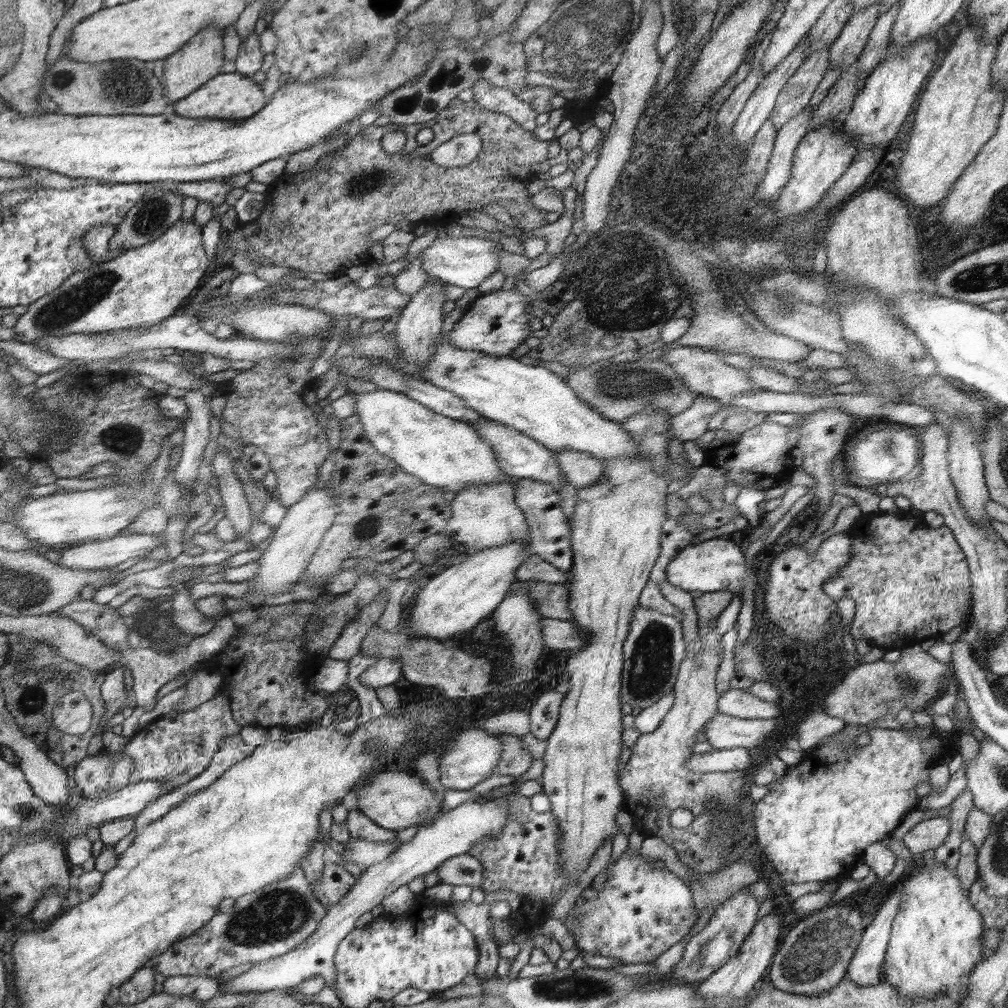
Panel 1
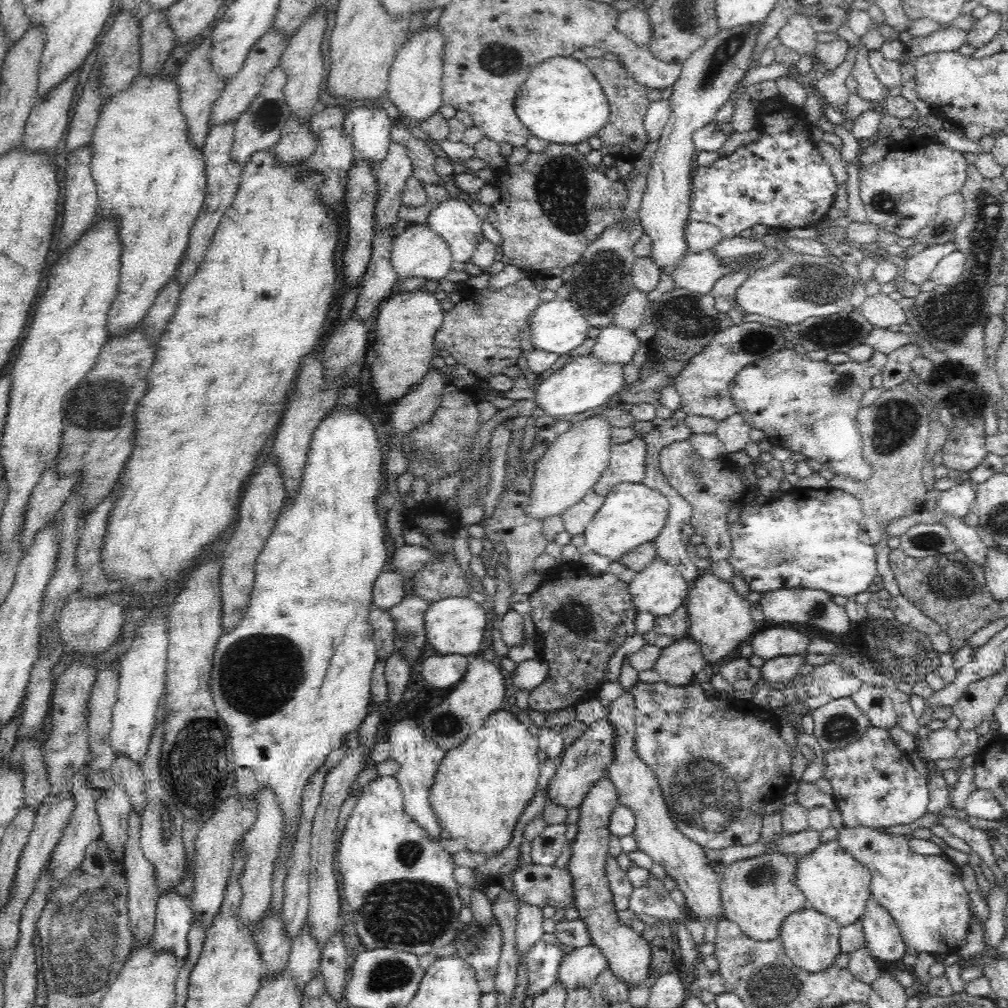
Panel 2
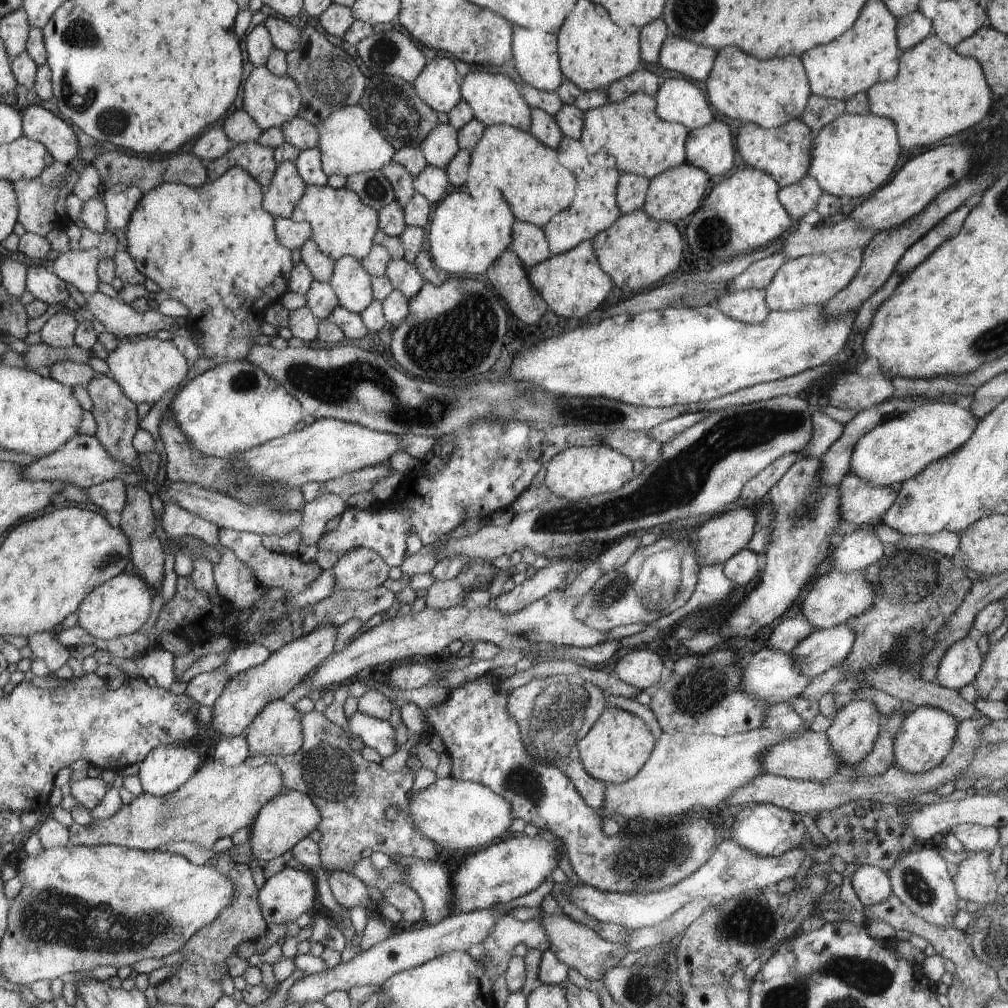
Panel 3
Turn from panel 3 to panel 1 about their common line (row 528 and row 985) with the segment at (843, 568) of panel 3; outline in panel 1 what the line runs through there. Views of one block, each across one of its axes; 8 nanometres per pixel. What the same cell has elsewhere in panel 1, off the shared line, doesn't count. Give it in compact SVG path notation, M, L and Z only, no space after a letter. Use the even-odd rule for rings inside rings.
M899 884L894 894L877 911L853 954L847 977L861 987L874 986L883 981L881 966L885 962L885 950L889 948L893 920L901 907L902 887Z

